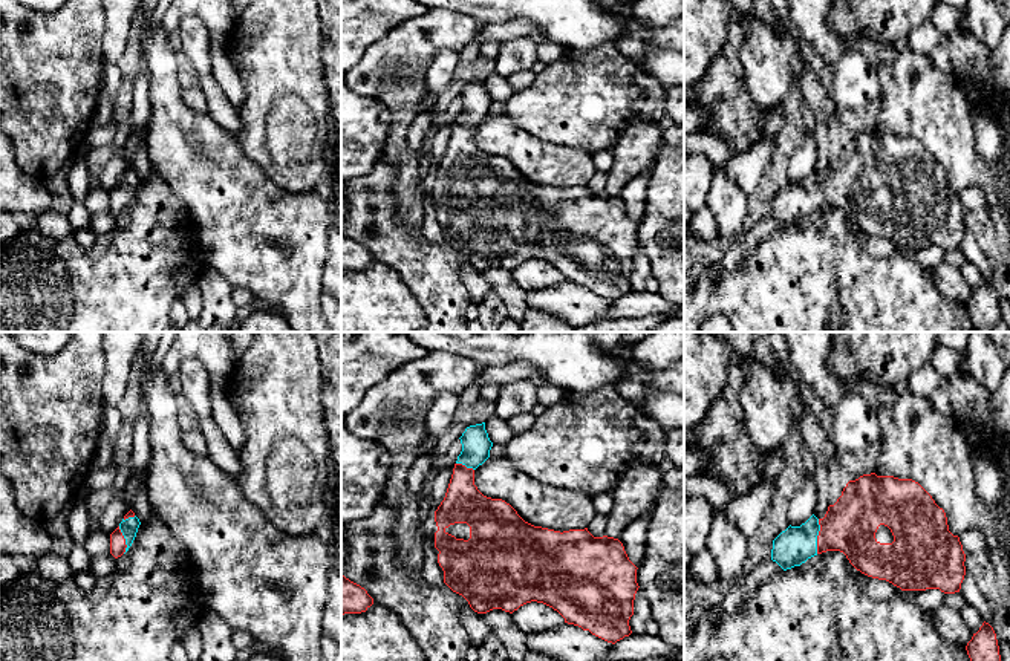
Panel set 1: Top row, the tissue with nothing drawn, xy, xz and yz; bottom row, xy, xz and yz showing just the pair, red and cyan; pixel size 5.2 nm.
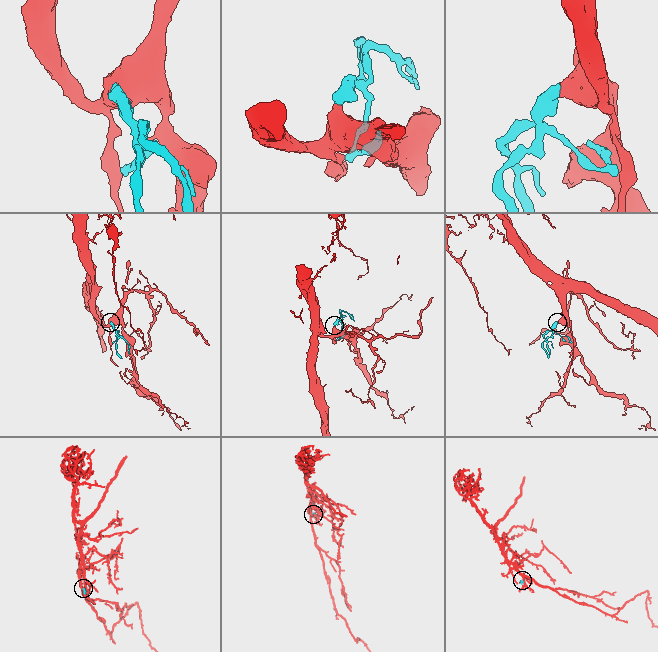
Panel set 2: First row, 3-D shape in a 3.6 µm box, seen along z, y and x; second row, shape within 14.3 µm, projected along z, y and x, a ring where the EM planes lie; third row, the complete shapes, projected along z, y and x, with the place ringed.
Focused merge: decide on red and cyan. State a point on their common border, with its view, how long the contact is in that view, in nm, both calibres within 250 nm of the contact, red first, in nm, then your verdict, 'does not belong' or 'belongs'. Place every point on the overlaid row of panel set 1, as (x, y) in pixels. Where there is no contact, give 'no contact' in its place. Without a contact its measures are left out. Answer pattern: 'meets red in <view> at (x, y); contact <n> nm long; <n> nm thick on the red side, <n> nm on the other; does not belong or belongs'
meets red in yz at (817, 536); contact 180 nm long; 280 nm thick on the red side, 200 nm on the other; belongs

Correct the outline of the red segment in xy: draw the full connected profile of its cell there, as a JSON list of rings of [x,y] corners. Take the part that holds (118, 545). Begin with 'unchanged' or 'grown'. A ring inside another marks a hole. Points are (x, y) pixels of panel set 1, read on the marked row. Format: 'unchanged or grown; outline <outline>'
grown; outline [[[130,510],[119,526],[110,534],[110,554],[118,558],[132,546],[141,522]]]

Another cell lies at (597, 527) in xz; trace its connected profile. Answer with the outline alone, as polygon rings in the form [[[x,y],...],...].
[[[595,514],[595,517],[588,525],[588,531],[594,537],[603,537],[603,536],[606,536],[606,526],[608,526],[608,516],[604,516],[604,514]]]

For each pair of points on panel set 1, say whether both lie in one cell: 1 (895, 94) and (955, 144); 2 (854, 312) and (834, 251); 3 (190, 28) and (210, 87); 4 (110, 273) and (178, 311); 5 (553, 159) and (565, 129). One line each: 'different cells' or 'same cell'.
1: same cell
2: same cell
3: same cell
4: different cells
5: different cells

